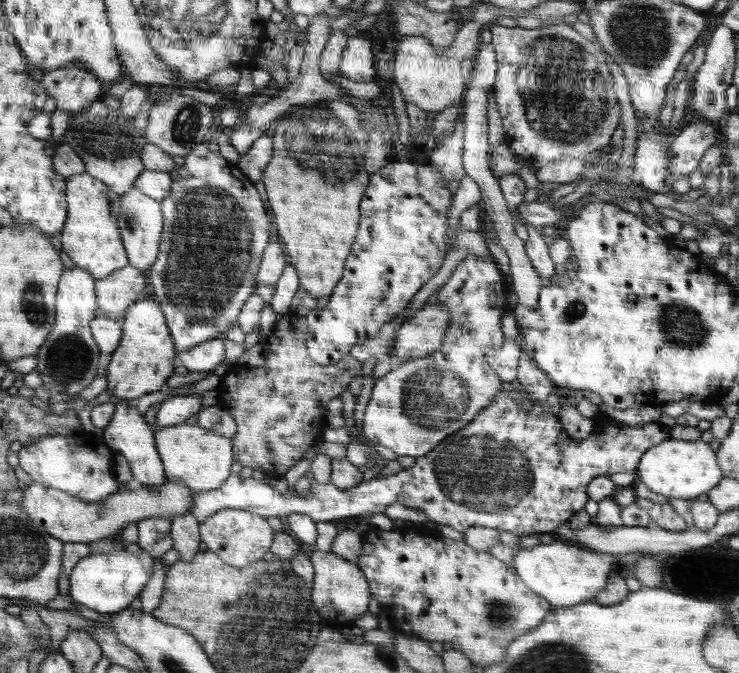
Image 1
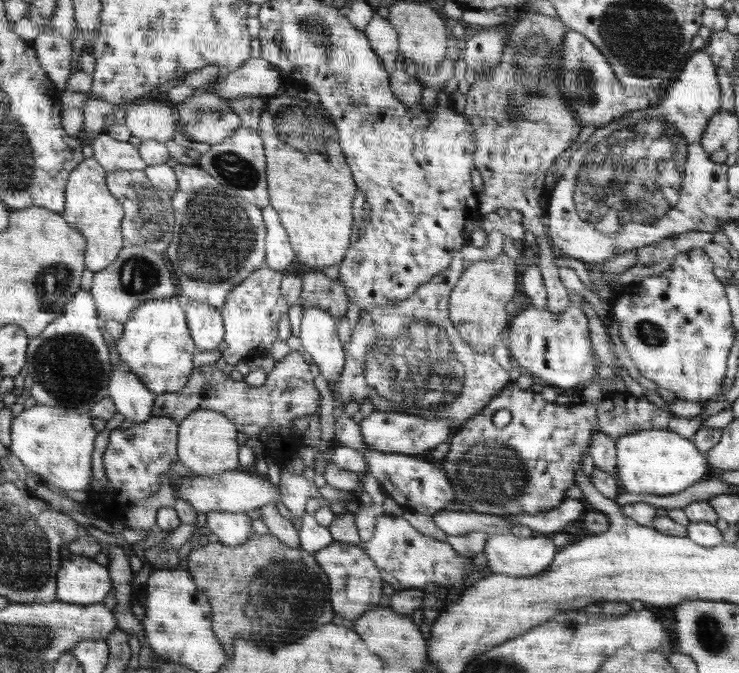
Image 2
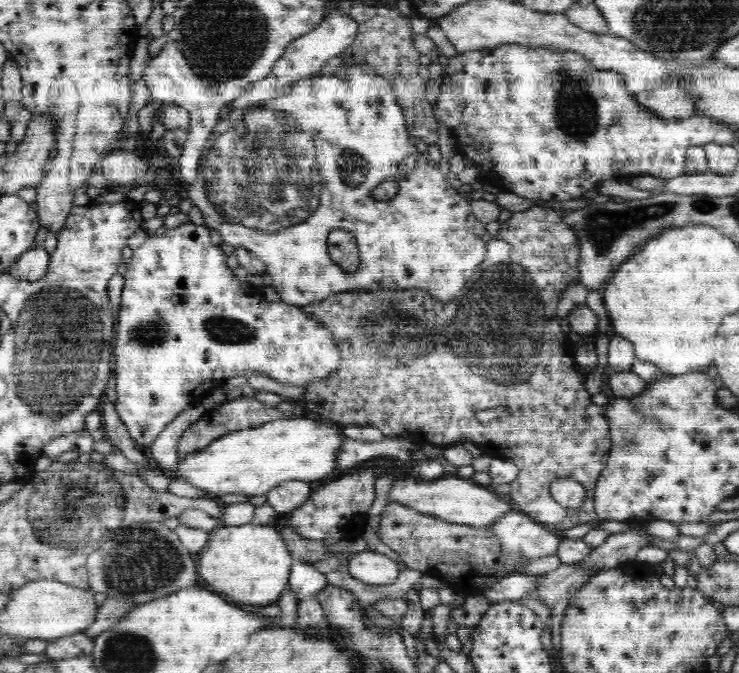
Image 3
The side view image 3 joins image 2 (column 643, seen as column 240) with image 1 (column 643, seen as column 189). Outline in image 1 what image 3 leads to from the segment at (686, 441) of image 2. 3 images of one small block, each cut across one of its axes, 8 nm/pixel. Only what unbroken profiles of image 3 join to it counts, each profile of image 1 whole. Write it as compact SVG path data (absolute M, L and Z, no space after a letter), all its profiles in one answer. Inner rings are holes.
M673 439L662 441L643 454L636 473L637 482L644 482L652 492L676 499L692 499L708 493L723 480L723 469L716 462L714 450L701 439L694 442Z

